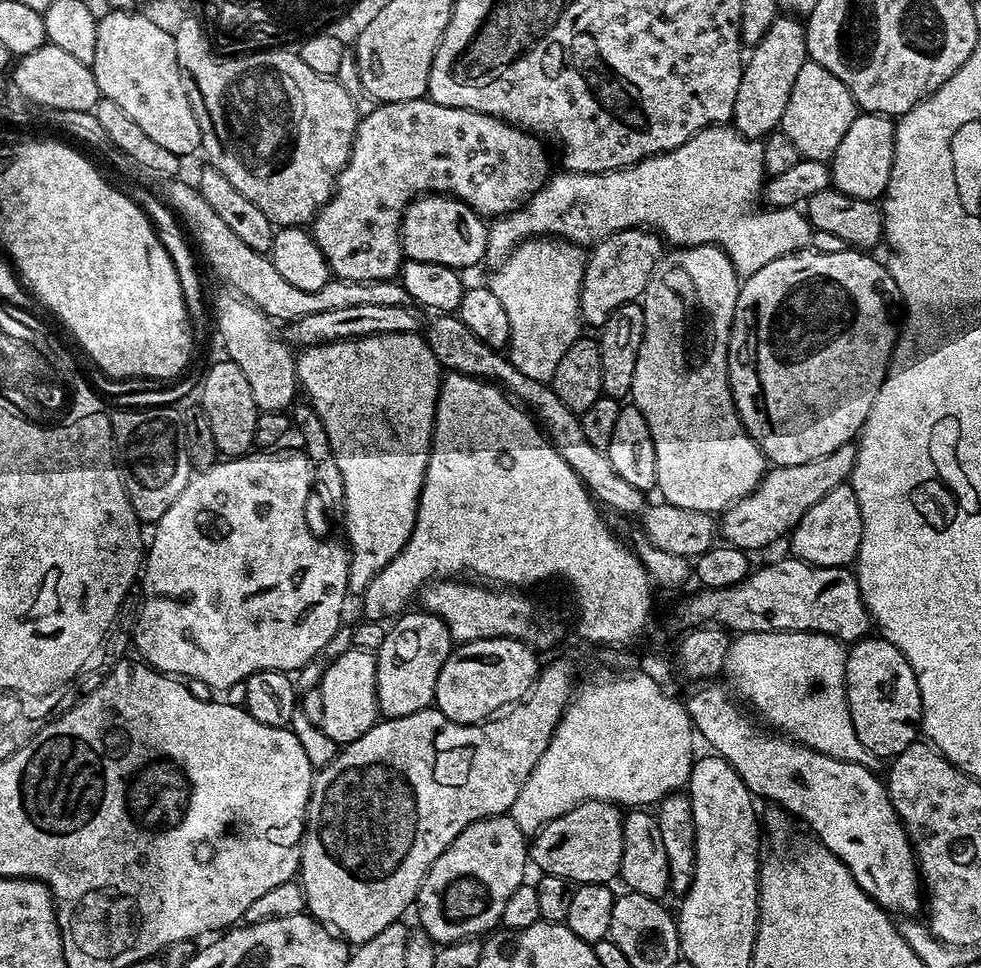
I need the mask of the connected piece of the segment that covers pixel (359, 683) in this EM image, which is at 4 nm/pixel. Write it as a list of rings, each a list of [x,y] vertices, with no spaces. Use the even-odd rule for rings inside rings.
[[[353,646],[341,656],[331,657],[318,687],[322,694],[322,719],[319,725],[336,745],[352,744],[377,723],[376,658],[371,651]]]

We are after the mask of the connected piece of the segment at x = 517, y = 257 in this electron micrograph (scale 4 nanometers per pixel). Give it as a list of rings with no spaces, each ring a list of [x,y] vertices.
[[[529,238],[515,245],[507,253],[504,265],[492,276],[490,287],[493,294],[506,306],[506,318],[510,318],[510,338],[506,345],[506,356],[513,366],[526,378],[551,381],[562,354],[570,350],[572,343],[581,335],[582,317],[580,311],[580,281],[584,279],[586,256],[575,243],[557,242],[552,238]]]

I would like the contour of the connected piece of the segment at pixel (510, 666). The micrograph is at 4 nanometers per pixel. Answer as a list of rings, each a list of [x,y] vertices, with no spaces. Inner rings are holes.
[[[509,636],[470,640],[453,647],[440,667],[435,707],[459,724],[478,724],[495,717],[501,710],[527,697],[542,667],[535,654],[525,641],[512,640]]]

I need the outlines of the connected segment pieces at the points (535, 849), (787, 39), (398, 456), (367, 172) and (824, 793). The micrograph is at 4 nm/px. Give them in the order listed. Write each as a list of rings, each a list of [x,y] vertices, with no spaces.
[[[586,800],[574,806],[568,813],[554,818],[530,840],[530,860],[537,864],[543,875],[558,874],[558,878],[566,878],[573,885],[606,884],[611,885],[620,875],[622,850],[624,849],[624,816],[615,803],[604,800]]]
[[[778,18],[766,30],[766,34],[751,49],[752,57],[747,57],[742,68],[740,89],[736,91],[734,105],[735,131],[748,138],[760,138],[771,133],[772,128],[784,119],[784,111],[788,105],[788,97],[792,94],[792,86],[798,74],[809,63],[806,28],[798,24],[794,18]]]
[[[407,332],[406,334],[386,334],[385,336],[363,336],[361,340],[337,340],[335,344],[319,344],[313,348],[305,348],[296,356],[296,378],[299,387],[306,395],[307,403],[312,405],[316,416],[322,422],[326,434],[330,438],[330,446],[334,458],[338,462],[338,470],[344,483],[343,515],[348,515],[348,540],[350,549],[348,562],[349,585],[367,586],[371,580],[386,567],[406,546],[416,521],[416,507],[420,501],[420,491],[424,485],[424,475],[428,465],[428,451],[432,448],[432,427],[436,421],[436,399],[440,396],[442,368],[437,363],[435,354],[428,348],[427,339],[423,335]]]
[[[427,98],[423,100],[411,100],[410,102],[398,102],[397,104],[380,104],[368,117],[359,121],[355,137],[352,141],[352,150],[348,158],[348,165],[341,170],[340,175],[334,181],[334,195],[325,203],[324,207],[316,213],[311,221],[310,235],[316,241],[326,262],[328,271],[333,277],[344,281],[391,281],[402,268],[402,213],[409,207],[412,199],[423,197],[425,194],[447,194],[452,198],[459,198],[469,208],[483,214],[488,218],[499,218],[505,213],[524,203],[528,197],[534,195],[543,188],[550,179],[548,172],[548,156],[544,153],[541,141],[535,135],[529,134],[522,128],[517,128],[505,122],[499,116],[487,116],[481,112],[475,112],[469,108],[447,108]]]
[[[720,688],[706,689],[704,700],[700,696],[692,696],[686,700],[695,731],[708,739],[708,744],[712,747],[709,749],[715,750],[732,764],[742,782],[752,791],[753,797],[761,801],[773,800],[780,807],[777,809],[783,810],[789,817],[797,821],[804,820],[803,827],[848,867],[849,874],[865,896],[872,897],[889,913],[896,914],[896,911],[900,911],[905,917],[915,917],[918,913],[916,911],[919,908],[921,911],[922,908],[922,877],[918,871],[912,841],[890,802],[885,781],[881,777],[879,780],[868,769],[867,763],[855,764],[849,760],[836,760],[833,756],[807,748],[805,744],[797,744],[783,734],[767,736],[759,728],[761,725],[752,724],[751,718],[740,712],[741,705],[735,699],[732,700],[728,700],[727,694]]]

